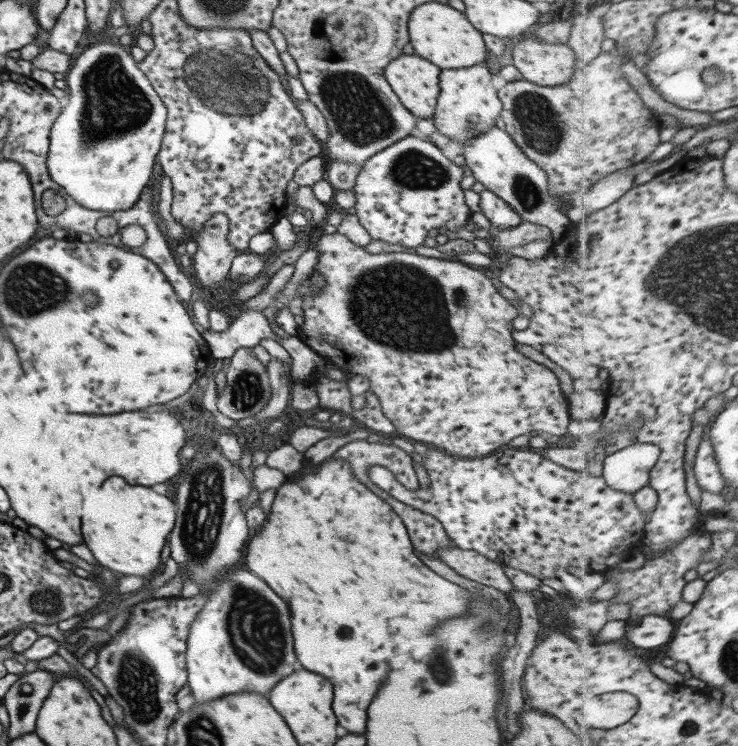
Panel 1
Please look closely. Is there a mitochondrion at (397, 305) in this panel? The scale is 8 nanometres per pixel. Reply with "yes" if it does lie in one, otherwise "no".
yes

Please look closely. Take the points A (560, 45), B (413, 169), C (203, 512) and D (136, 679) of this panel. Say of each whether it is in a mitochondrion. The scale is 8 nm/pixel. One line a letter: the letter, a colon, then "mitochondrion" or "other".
A: other
B: mitochondrion
C: mitochondrion
D: mitochondrion

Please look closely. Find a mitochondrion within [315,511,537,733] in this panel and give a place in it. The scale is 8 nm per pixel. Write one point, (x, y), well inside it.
(439, 667)

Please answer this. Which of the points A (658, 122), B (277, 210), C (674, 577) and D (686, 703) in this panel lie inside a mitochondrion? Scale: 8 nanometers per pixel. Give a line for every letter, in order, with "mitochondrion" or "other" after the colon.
A: other
B: other
C: other
D: other

